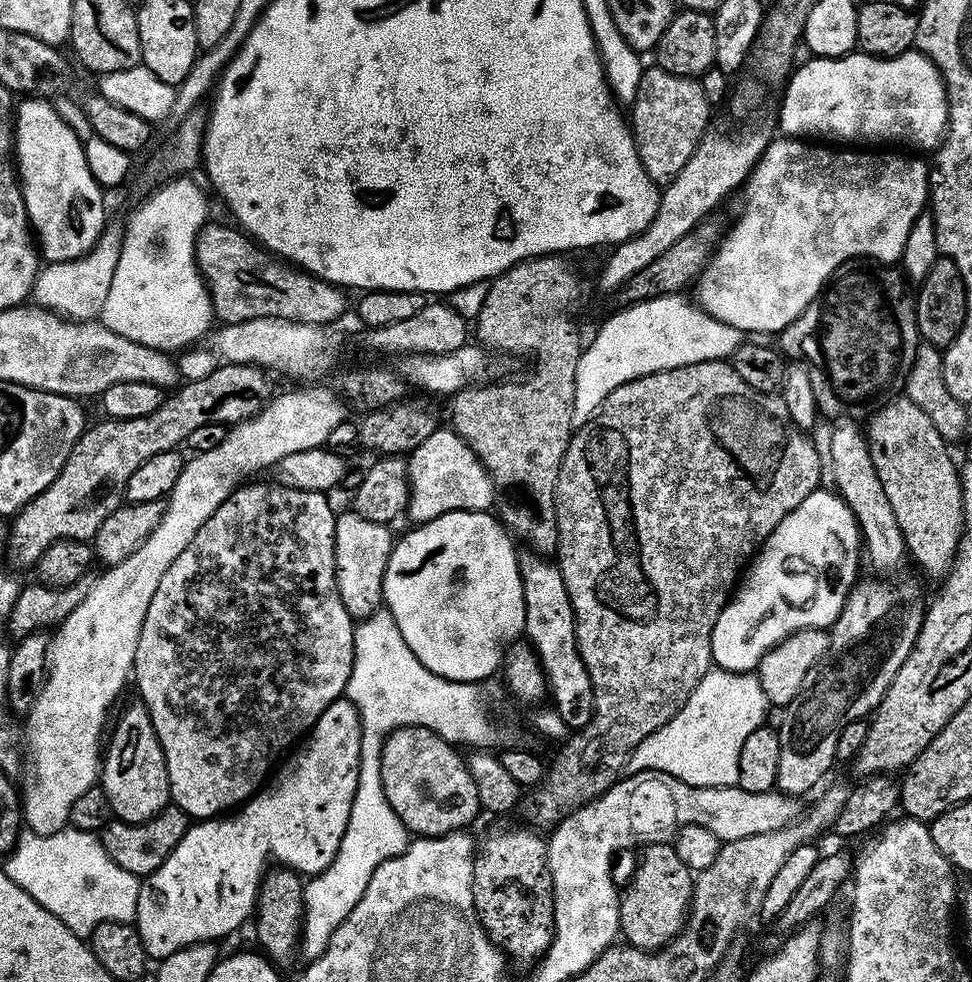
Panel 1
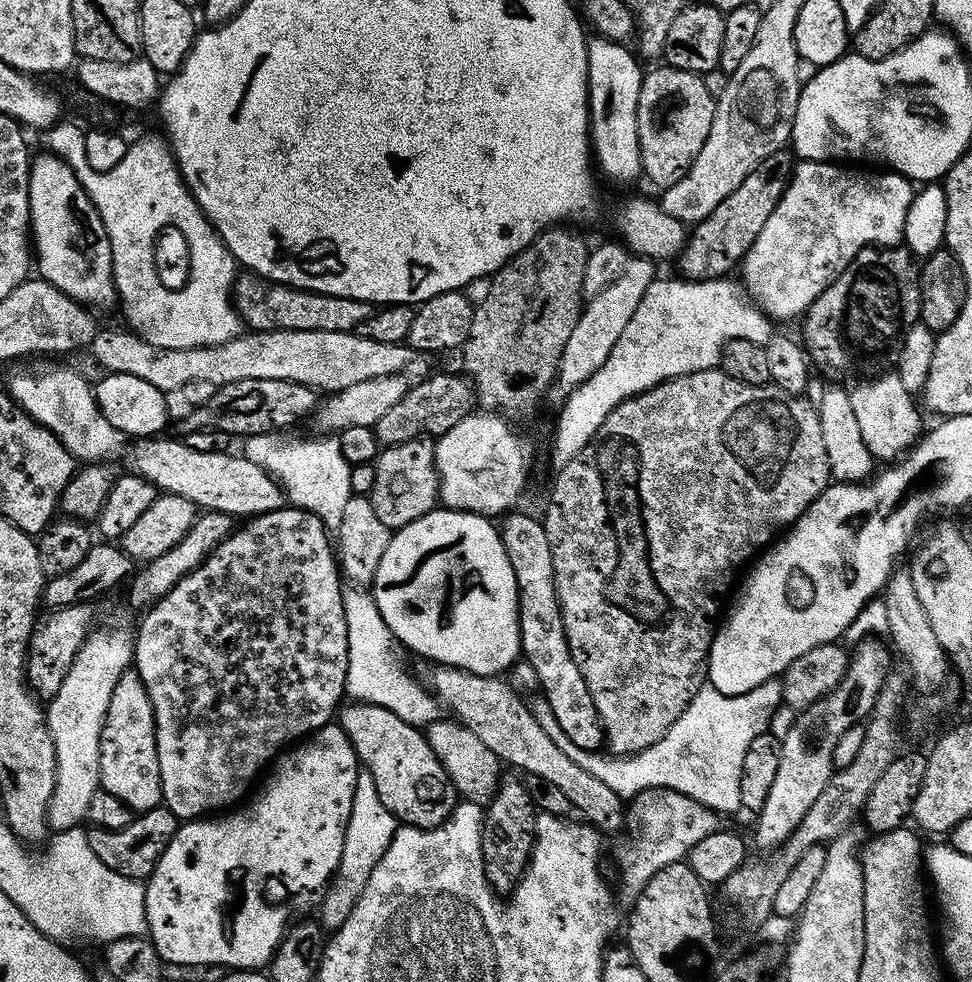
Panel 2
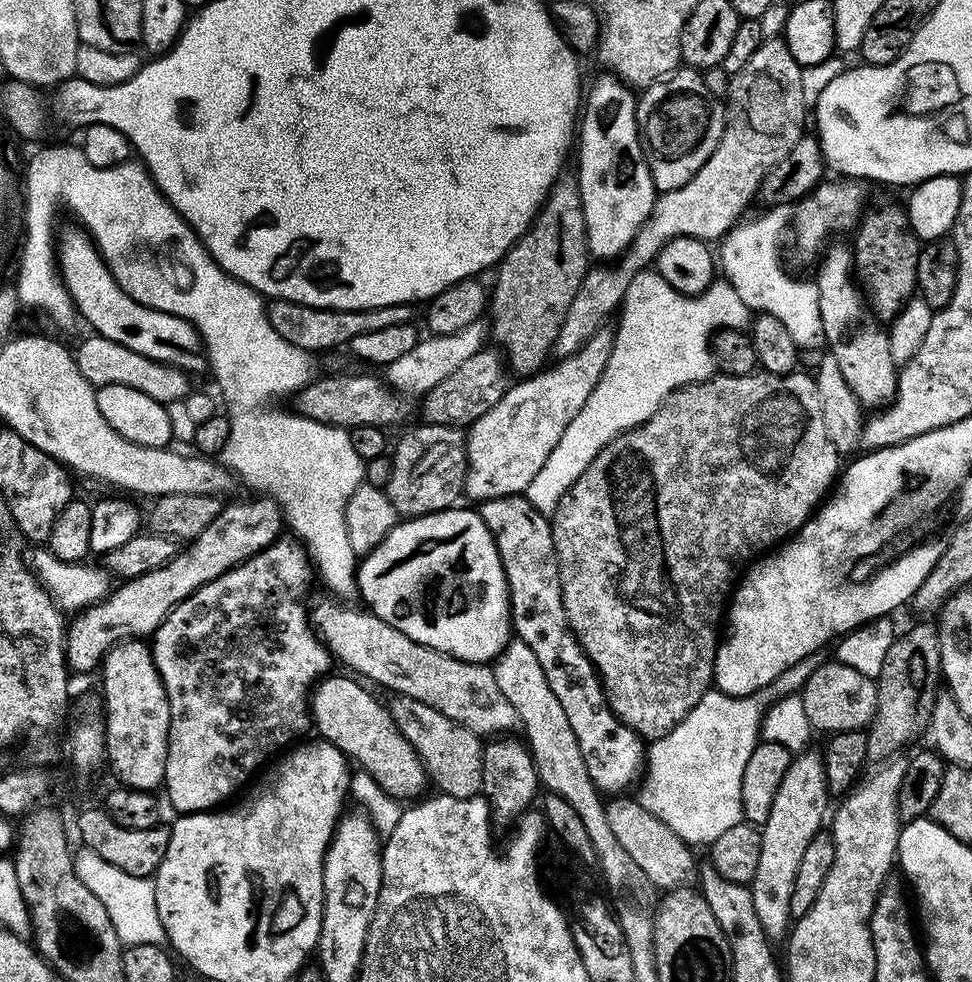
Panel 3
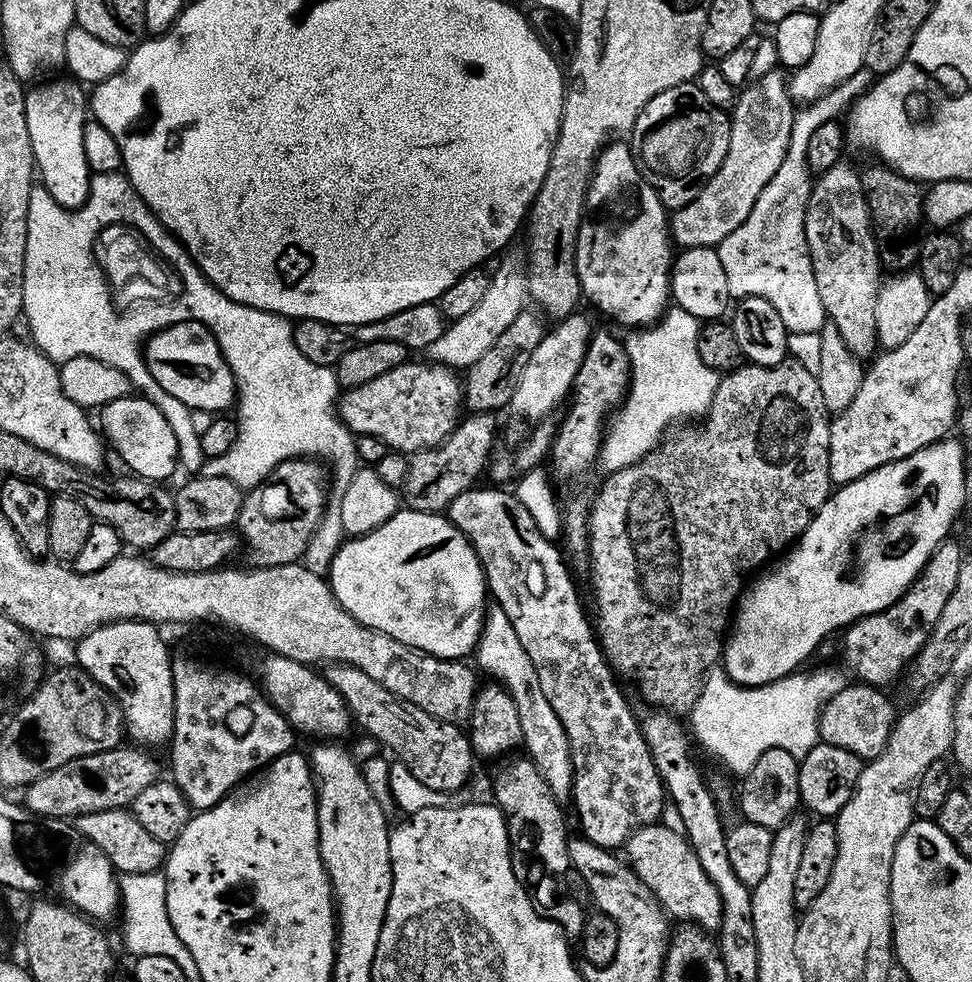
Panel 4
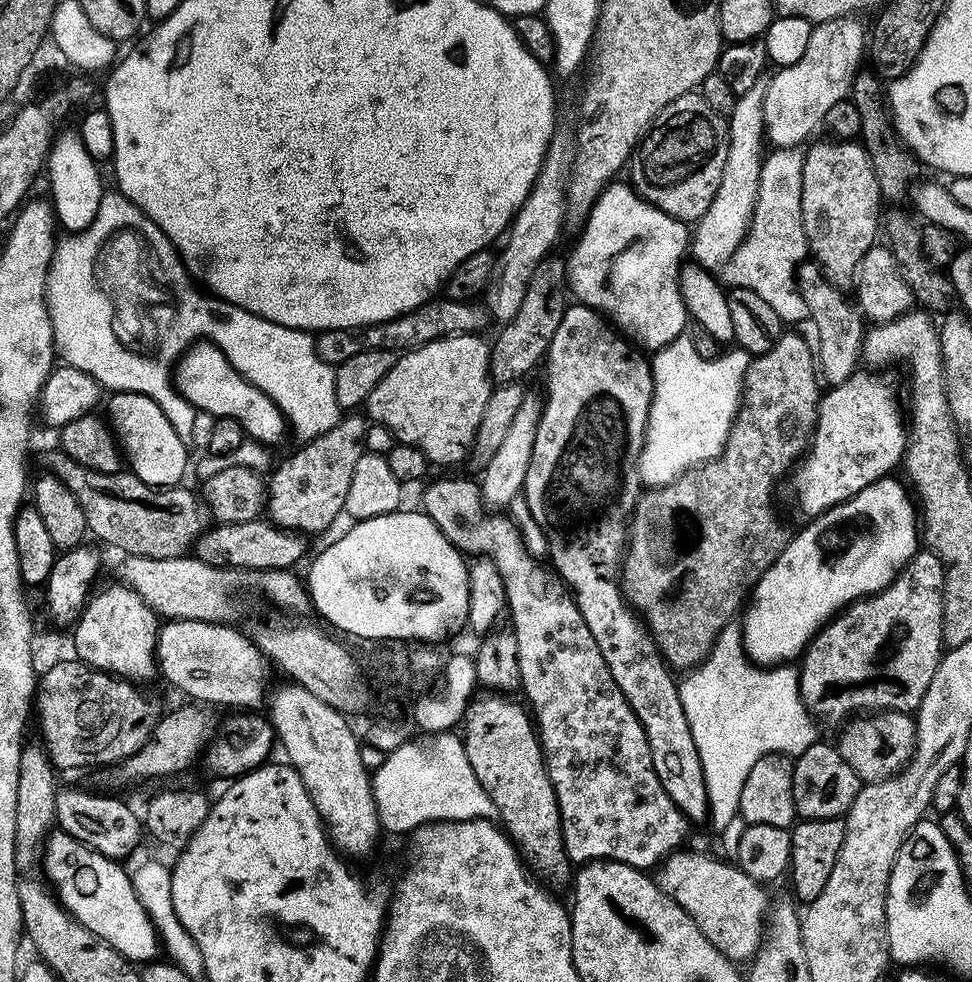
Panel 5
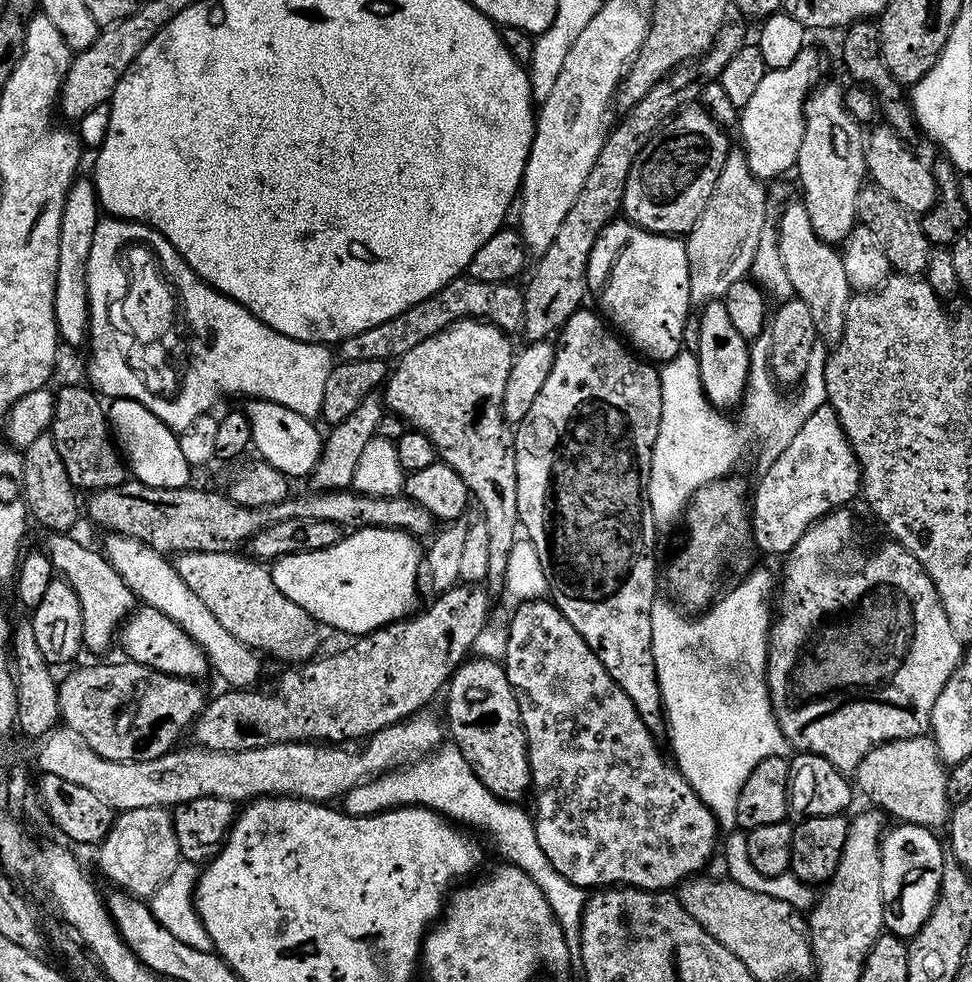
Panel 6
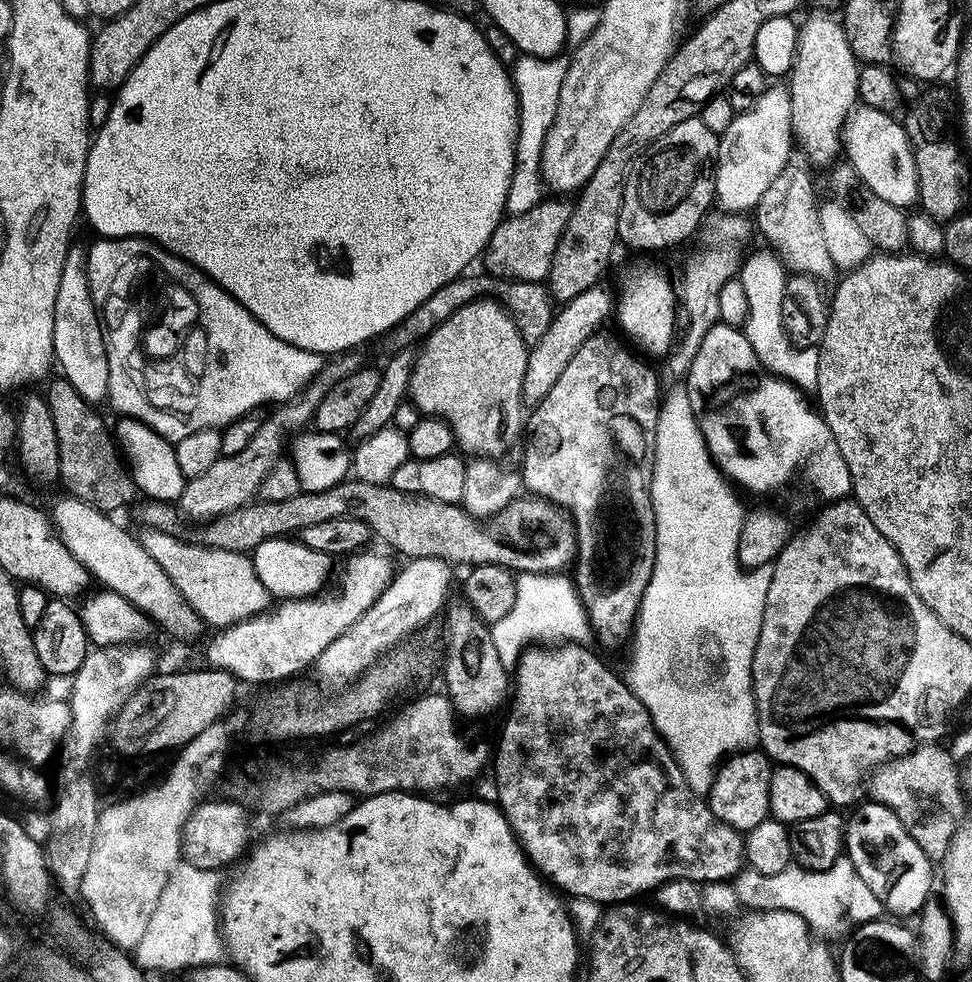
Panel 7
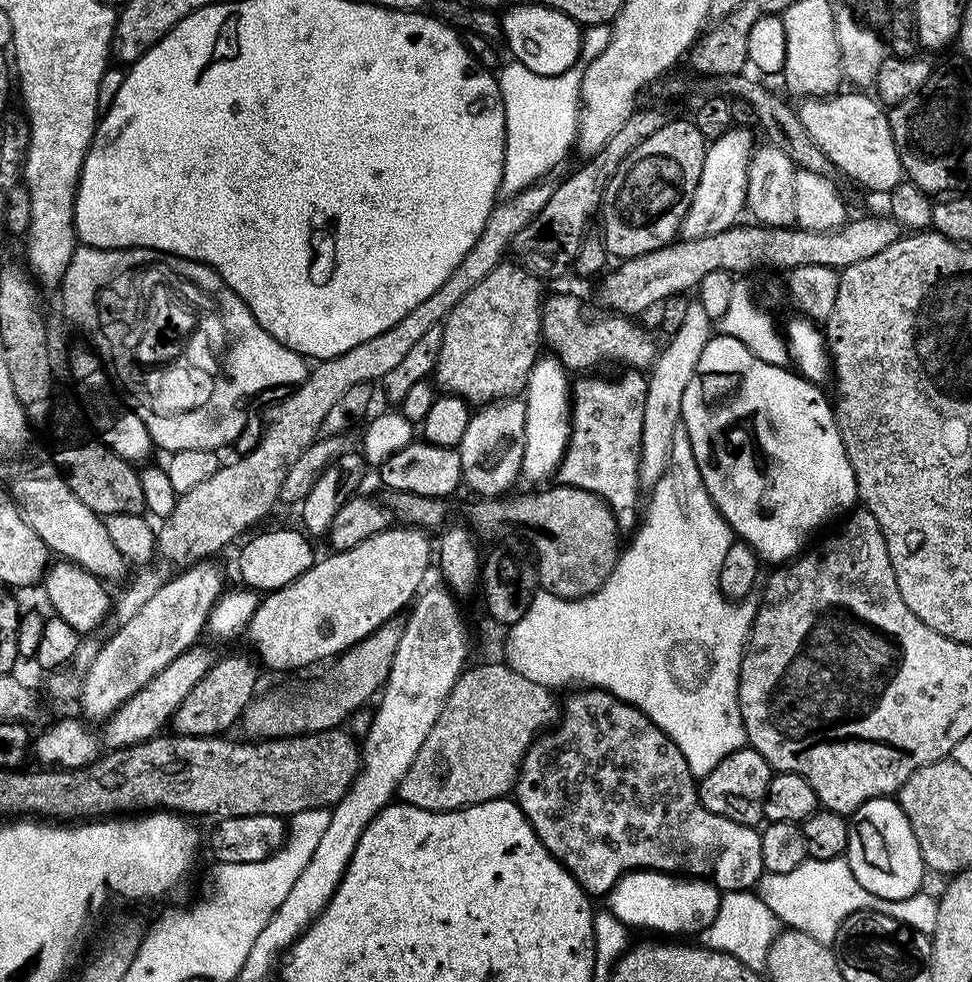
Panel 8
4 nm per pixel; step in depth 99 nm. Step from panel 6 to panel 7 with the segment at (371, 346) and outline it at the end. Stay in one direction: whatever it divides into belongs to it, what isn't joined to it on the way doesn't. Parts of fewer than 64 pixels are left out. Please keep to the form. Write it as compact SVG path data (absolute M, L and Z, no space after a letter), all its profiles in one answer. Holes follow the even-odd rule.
M461 274L455 276L450 282L446 282L446 286L442 286L430 298L426 298L426 302L422 302L422 306L414 309L404 319L403 324L397 324L392 329L390 336L391 339L396 339L395 347L397 349L412 348L419 345L438 325L446 322L446 318L450 318L450 314L462 310L462 306L466 306L470 302L485 298L499 300L504 305L506 311L514 318L525 344L534 345L538 342L538 338L542 338L542 334L546 334L554 315L554 301L552 293L548 291L543 283L499 280L497 276L487 274L479 274L480 276L468 275Z

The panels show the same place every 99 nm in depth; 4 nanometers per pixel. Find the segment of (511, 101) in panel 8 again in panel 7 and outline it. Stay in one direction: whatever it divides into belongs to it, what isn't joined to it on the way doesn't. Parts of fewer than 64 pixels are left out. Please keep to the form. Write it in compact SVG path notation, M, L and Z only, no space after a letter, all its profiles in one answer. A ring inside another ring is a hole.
M561 54L555 58L543 56L521 55L520 61L510 70L513 84L516 85L516 101L520 107L520 125L516 139L516 169L510 182L510 190L506 194L505 213L517 216L542 199L542 177L540 175L540 159L542 146L546 142L546 134L556 117L558 110L558 94L562 90L562 78L566 78L569 57Z

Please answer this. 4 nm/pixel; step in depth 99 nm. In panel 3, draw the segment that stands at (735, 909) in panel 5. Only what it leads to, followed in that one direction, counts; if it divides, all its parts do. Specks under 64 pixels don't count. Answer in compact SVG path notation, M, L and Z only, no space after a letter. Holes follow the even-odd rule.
M612 798L607 801L604 813L606 822L610 822L610 830L614 830L614 838L626 849L626 854L634 858L634 863L646 873L646 878L658 890L671 890L687 885L693 879L694 864L692 868L693 849L685 844L665 822L644 810L636 798Z

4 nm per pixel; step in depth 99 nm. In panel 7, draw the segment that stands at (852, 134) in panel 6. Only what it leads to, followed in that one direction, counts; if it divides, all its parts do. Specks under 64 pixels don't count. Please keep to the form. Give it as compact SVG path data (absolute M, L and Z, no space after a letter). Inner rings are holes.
M832 14L812 16L798 28L796 57L786 80L795 143L812 164L828 164L841 155L842 133L848 113L858 104L860 64L846 42L844 27Z

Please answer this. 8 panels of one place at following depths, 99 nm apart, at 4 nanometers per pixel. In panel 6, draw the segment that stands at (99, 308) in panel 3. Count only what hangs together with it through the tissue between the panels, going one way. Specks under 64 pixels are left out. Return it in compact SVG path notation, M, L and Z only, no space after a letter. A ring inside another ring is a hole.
M269 400L247 401L242 410L248 416L250 430L252 431L252 448L261 461L276 467L288 478L294 476L307 477L316 468L320 451L324 448L322 432L315 428L309 417L298 414L278 402Z

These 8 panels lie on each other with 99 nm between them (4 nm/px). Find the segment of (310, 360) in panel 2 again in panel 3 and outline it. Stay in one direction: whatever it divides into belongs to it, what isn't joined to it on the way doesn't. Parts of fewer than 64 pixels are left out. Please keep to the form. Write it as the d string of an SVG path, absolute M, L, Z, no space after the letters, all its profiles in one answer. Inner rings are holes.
M88 334L80 345L75 345L74 355L82 378L86 378L86 382L90 382L96 388L105 388L111 384L130 386L134 390L142 390L142 394L150 394L150 398L167 406L183 401L189 387L189 377L181 368L154 362L144 354L126 350L126 346L118 346L118 342L110 342L110 338Z

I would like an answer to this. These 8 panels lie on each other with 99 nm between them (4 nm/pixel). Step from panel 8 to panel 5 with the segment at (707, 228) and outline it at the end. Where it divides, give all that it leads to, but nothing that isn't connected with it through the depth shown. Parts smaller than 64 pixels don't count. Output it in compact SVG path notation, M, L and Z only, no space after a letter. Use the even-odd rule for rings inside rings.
M855 15L843 16L827 20L813 27L810 34L810 42L802 53L802 58L794 62L794 66L786 66L779 69L769 82L764 102L764 130L767 139L777 148L788 148L803 145L804 139L817 127L823 125L826 118L826 110L834 106L834 102L845 99L851 93L852 83L857 72L861 71L860 59L866 56L866 24Z

